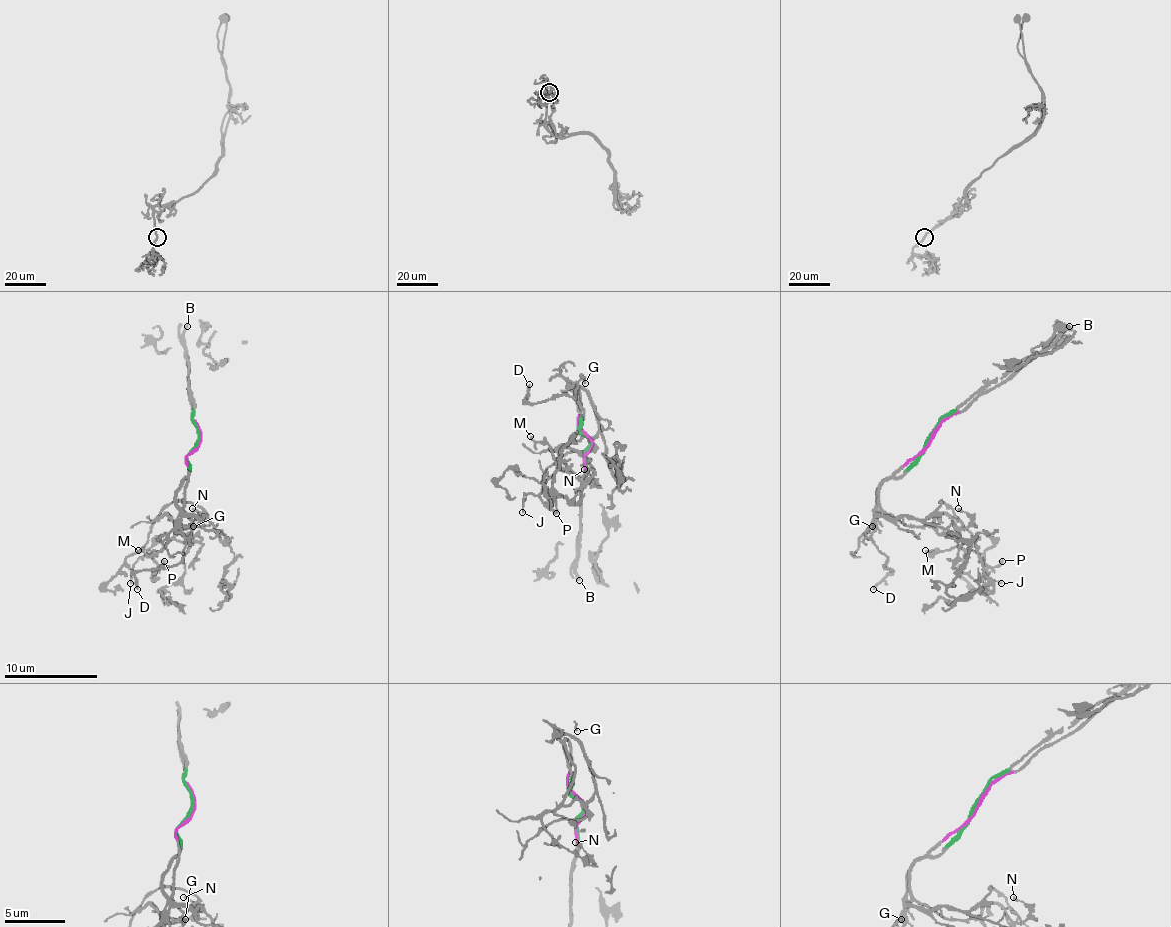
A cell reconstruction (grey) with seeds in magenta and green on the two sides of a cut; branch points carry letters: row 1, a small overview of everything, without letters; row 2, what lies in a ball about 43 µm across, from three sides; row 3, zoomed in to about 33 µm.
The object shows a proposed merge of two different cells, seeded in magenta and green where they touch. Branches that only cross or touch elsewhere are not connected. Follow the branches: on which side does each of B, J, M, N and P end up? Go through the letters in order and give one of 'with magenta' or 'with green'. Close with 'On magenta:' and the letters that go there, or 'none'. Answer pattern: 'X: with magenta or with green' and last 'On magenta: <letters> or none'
B: with magenta
J: with magenta
M: with magenta
N: with magenta
P: with magenta
On magenta: B, J, M, N, P

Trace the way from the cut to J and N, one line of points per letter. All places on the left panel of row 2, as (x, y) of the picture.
J: (199, 439), (186, 458), (183, 511), (190, 525), (167, 514), (174, 535), (141, 556), (130, 584)
N: (199, 439), (186, 458), (183, 511), (190, 525), (167, 514), (183, 528), (193, 528), (199, 516), (193, 509)

